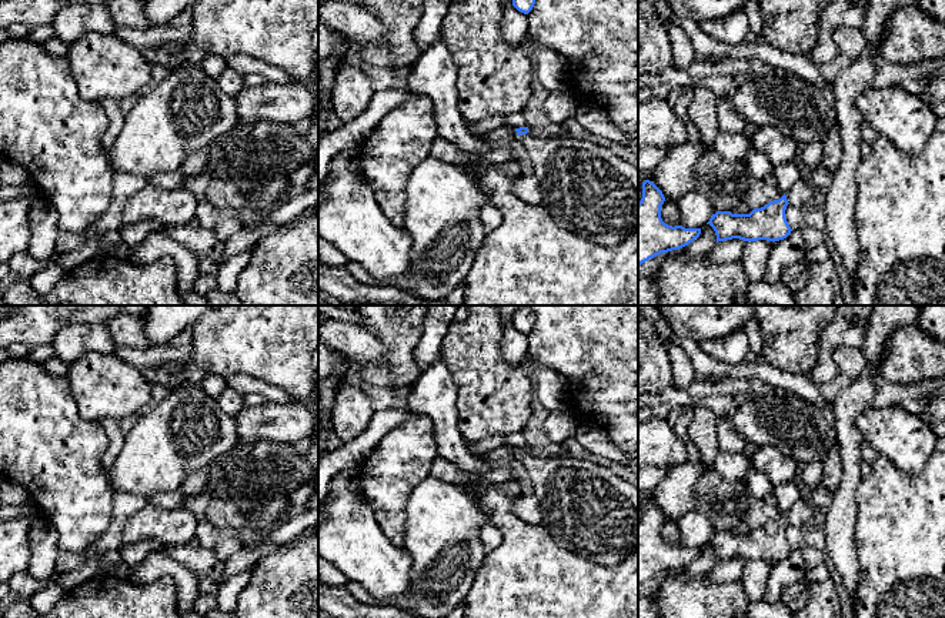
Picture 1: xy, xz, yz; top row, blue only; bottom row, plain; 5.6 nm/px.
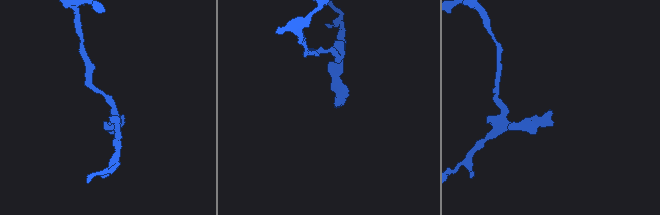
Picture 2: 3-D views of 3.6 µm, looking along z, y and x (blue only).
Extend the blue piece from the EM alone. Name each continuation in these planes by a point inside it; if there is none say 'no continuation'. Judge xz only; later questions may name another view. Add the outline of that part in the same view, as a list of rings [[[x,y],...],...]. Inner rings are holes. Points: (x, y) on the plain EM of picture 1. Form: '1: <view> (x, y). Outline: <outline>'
1: xz (587, 508). Outline: [[[567,452],[552,458],[522,454],[517,462],[528,472],[540,501],[542,527],[567,551],[594,564],[614,565],[638,548],[638,488],[607,465],[572,458]]]

